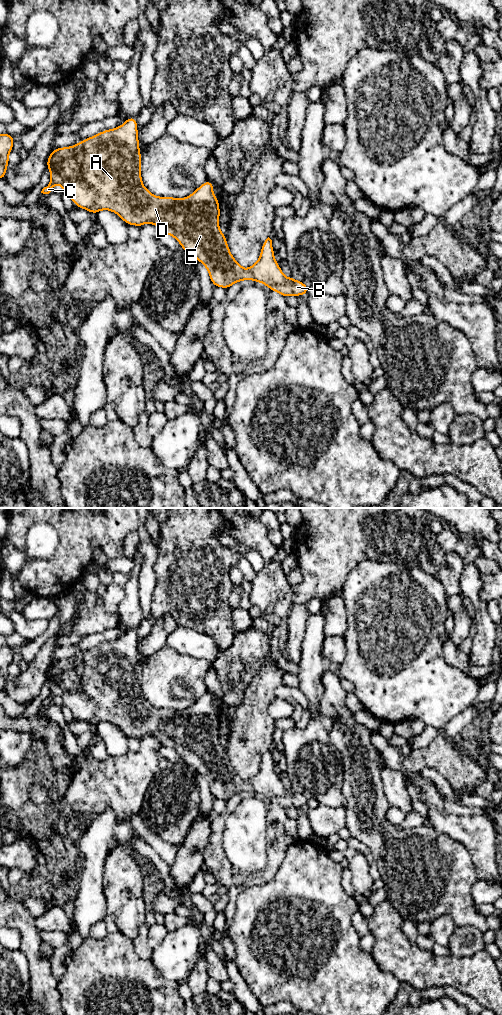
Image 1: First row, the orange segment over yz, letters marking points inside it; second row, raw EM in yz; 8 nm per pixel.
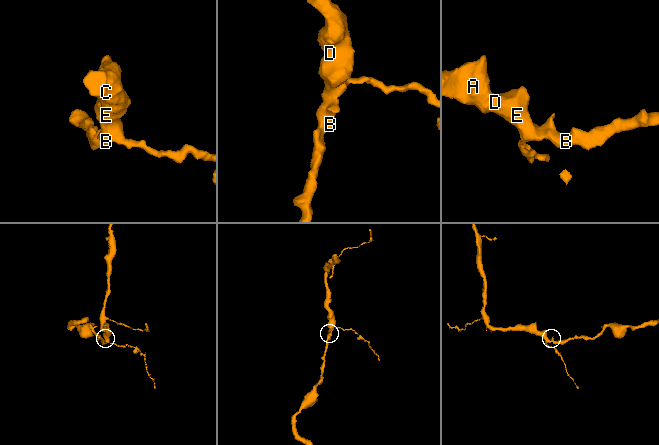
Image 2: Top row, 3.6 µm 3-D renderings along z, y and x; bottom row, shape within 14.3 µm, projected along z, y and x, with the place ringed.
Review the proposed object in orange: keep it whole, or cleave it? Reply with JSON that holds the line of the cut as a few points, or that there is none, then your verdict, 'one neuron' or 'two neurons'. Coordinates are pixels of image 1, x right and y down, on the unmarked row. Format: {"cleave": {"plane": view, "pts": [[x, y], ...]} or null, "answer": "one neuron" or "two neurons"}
{"cleave": null, "answer": "one neuron"}

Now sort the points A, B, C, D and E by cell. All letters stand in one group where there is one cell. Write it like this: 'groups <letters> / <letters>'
groups A B C D E

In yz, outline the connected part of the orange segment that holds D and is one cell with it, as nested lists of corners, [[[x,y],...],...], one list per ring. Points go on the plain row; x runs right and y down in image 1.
[[[130,629],[117,640],[104,642],[73,658],[54,661],[47,671],[51,693],[41,705],[49,706],[55,697],[61,697],[76,718],[93,727],[101,722],[109,722],[126,736],[141,739],[150,735],[157,738],[163,746],[174,749],[186,765],[205,778],[216,799],[228,801],[237,794],[253,791],[255,795],[261,794],[285,810],[308,805],[306,796],[284,787],[275,772],[269,749],[262,756],[259,771],[248,781],[235,772],[225,746],[219,740],[219,713],[213,705],[212,694],[205,693],[192,706],[182,711],[153,707],[143,697],[141,690],[139,656],[137,631]]]

